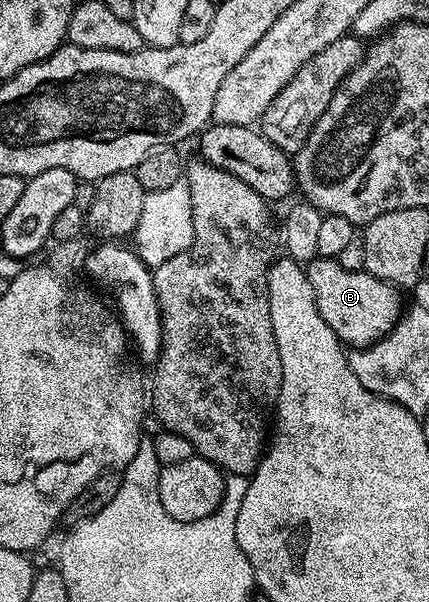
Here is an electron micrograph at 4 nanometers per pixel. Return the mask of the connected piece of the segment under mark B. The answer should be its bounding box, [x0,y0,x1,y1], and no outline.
[304,257,402,347]

